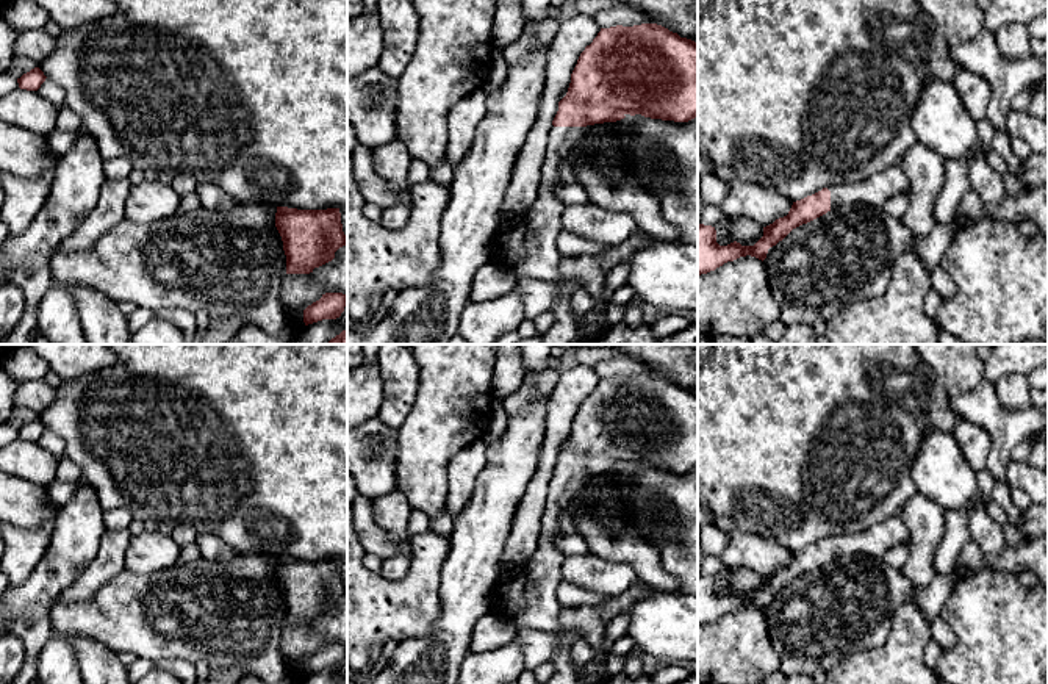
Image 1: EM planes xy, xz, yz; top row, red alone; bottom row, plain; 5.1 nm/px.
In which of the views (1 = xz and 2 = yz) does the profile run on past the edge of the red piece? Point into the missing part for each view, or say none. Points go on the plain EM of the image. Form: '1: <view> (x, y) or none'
1: xz (543, 570)
2: yz (881, 537)

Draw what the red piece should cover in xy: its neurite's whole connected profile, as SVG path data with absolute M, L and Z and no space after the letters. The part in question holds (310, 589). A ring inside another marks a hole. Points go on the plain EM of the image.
M277 557L275 578L283 592L286 625L310 625L347 595L339 559L297 560Z

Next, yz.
M901 517L874 524L862 534L840 534L823 538L812 546L793 553L787 567L763 578L763 587L754 596L741 596L737 592L720 596L715 578L698 574L698 626L746 606L763 612L768 599L782 592L793 579L845 556L868 554L882 557L896 545L910 546L910 534Z

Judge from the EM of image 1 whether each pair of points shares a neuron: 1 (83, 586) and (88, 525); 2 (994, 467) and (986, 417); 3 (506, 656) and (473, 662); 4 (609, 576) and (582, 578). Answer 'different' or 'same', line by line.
1: different
2: same
3: same
4: same

